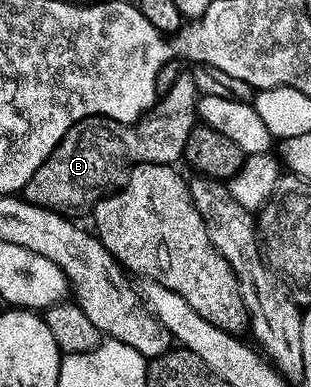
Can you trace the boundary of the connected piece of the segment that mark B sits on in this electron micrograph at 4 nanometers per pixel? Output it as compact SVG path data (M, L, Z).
M179 71L172 88L155 103L152 114L137 121L136 126L105 118L90 118L74 125L69 132L62 133L61 142L26 183L25 199L64 214L71 211L69 208L89 209L102 199L117 172L125 173L136 164L177 165L186 151L188 134L196 126L199 97L193 74Z

